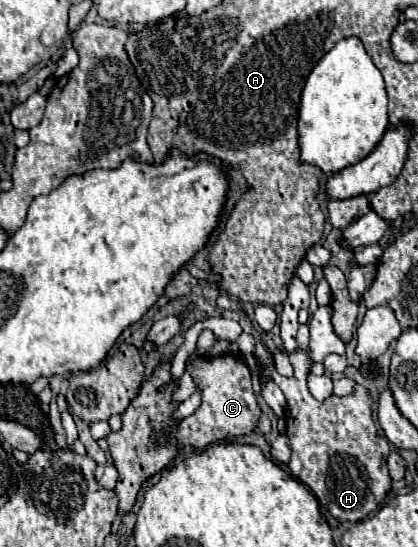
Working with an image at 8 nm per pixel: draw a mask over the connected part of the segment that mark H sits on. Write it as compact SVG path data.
M319 306L309 322L311 340L309 348L289 354L295 376L283 378L269 358L267 350L261 342L255 344L255 358L263 368L261 378L268 378L279 384L283 390L289 414L287 414L287 438L291 444L291 474L307 484L311 492L317 496L319 504L323 504L323 496L327 500L327 510L337 520L359 522L369 516L385 498L391 488L391 478L387 472L387 456L389 442L377 434L373 416L371 416L371 398L363 386L355 386L355 392L349 396L329 396L323 402L317 402L309 394L307 377L313 362L323 362L327 354L345 354L345 344L335 336L331 326L331 306Z

